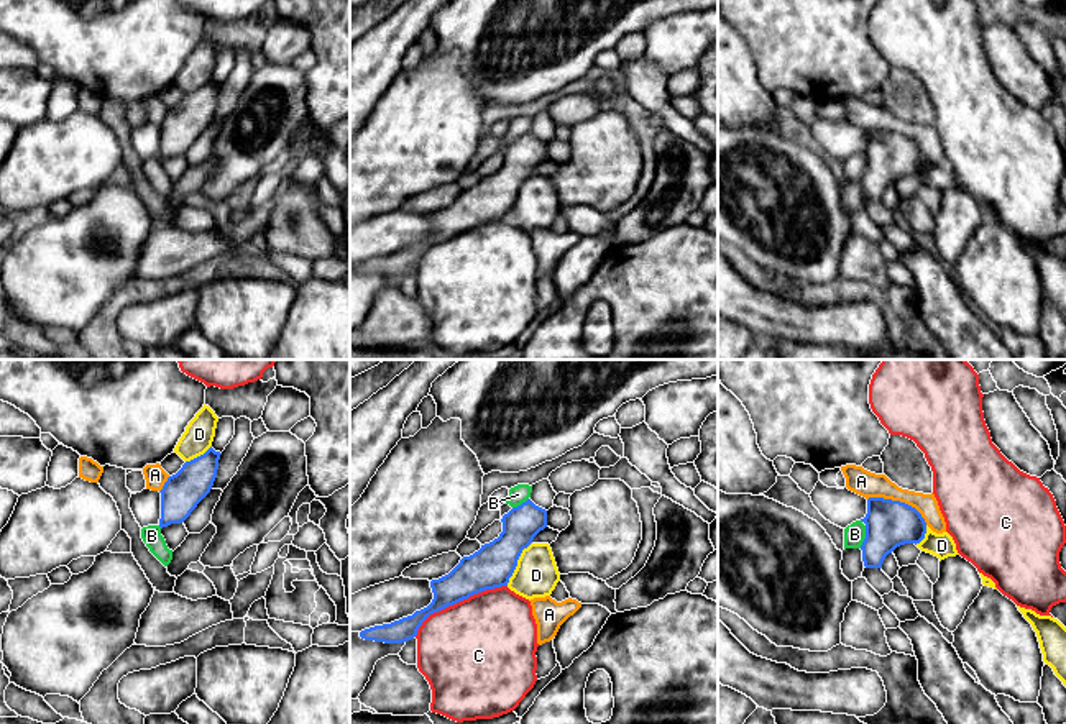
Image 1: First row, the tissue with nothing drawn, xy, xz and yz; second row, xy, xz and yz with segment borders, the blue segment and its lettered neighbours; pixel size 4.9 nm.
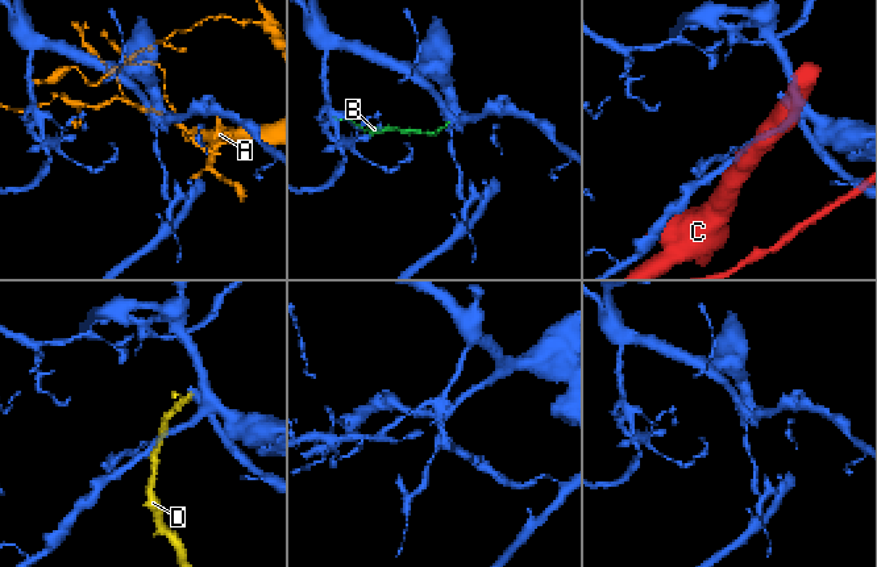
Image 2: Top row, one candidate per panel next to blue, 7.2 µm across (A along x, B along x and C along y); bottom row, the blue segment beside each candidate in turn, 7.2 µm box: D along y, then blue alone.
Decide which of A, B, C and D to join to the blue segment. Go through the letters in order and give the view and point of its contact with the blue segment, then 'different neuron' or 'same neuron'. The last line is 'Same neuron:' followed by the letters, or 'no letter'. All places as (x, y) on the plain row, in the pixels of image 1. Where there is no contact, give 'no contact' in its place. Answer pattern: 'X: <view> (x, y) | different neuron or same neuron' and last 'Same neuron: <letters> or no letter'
A: yz (899, 133) | different neuron
B: yz (866, 169) | different neuron
C: xz (457, 233) | different neuron
D: xz (516, 196) | different neuron
Same neuron: no letter

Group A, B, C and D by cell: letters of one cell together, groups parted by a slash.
A / B / C / D

